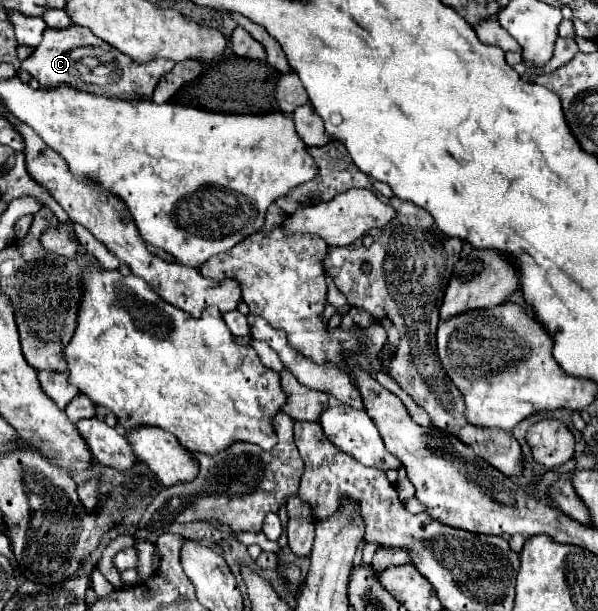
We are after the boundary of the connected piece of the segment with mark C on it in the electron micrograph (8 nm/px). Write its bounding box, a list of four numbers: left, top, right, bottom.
[21,24,175,98]

